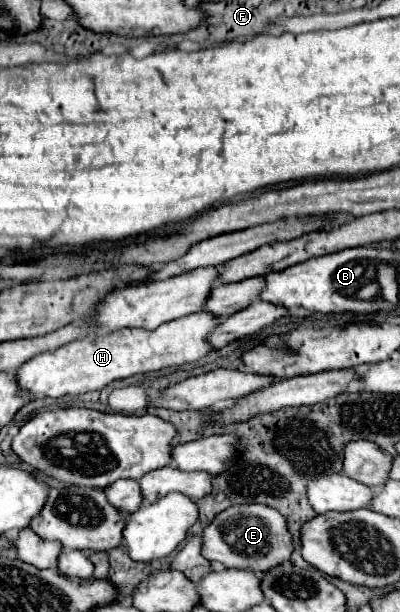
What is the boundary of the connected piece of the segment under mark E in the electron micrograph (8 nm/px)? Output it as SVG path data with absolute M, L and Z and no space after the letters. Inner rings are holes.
M235 505L219 513L203 531L201 555L223 567L263 571L279 561L289 561L291 535L285 527L285 517L267 505Z

